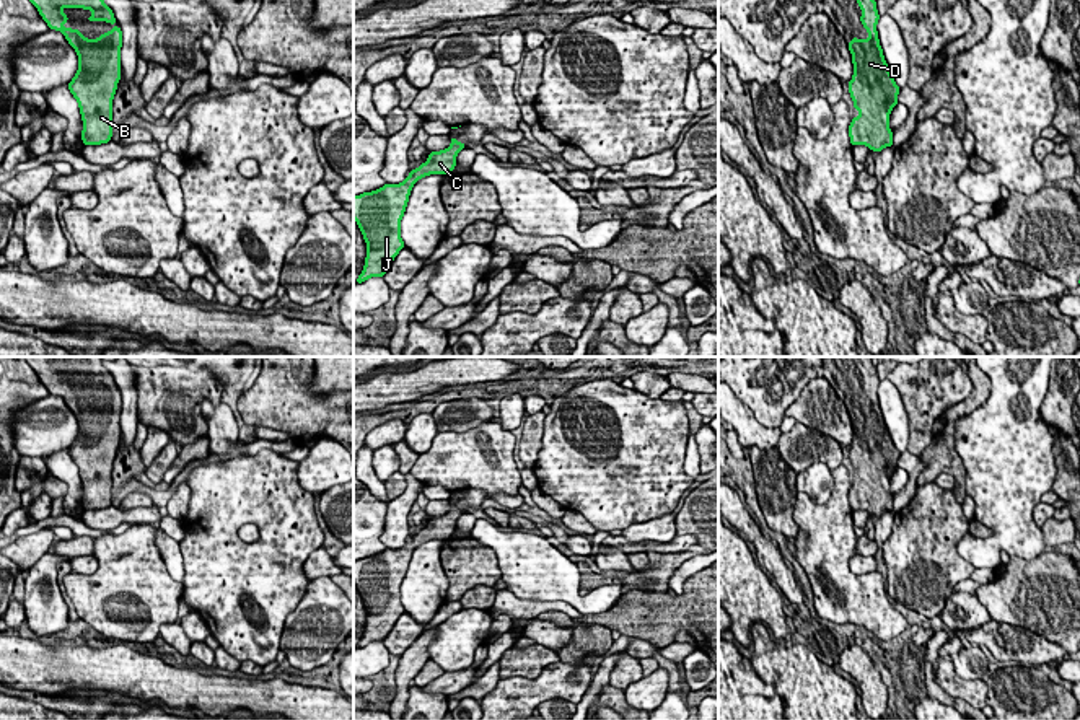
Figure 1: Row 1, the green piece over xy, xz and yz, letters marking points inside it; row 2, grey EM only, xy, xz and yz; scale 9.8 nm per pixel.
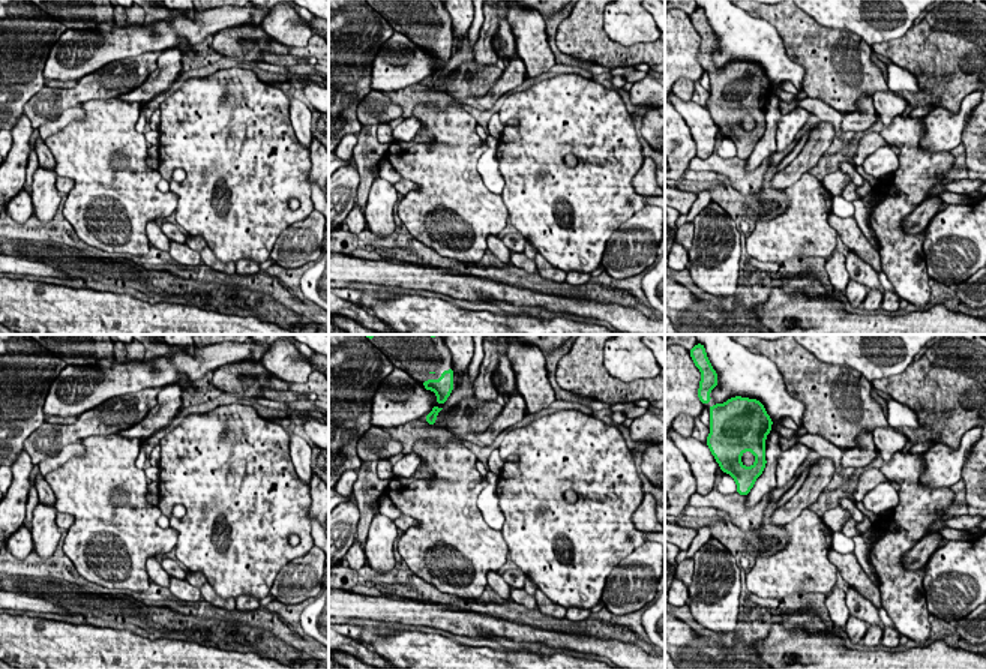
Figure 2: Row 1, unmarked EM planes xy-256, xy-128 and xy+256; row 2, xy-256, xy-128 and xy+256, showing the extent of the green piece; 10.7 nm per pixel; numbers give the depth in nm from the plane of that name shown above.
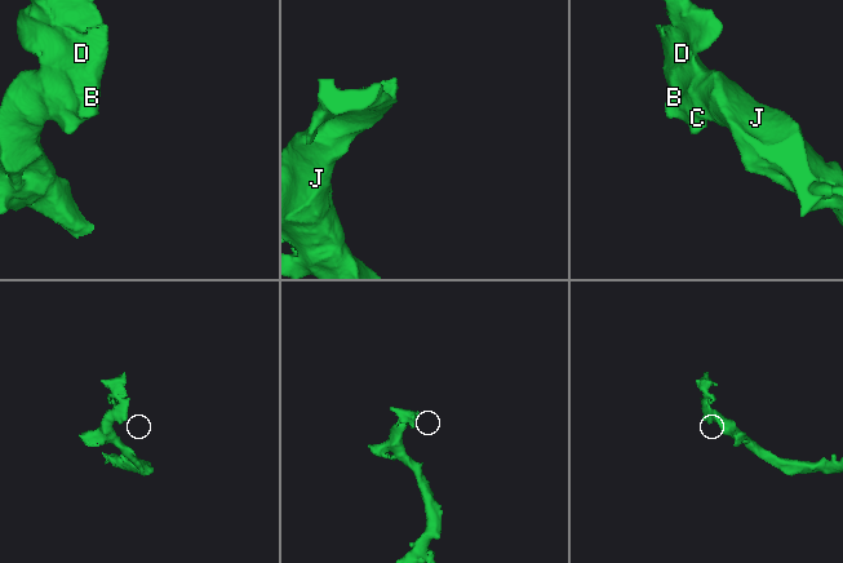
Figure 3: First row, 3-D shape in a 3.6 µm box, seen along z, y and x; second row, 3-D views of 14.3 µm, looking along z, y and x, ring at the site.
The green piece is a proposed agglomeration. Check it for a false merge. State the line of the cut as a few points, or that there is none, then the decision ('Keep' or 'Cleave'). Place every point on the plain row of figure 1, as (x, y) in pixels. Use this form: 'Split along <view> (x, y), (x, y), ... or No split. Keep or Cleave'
No split. Keep

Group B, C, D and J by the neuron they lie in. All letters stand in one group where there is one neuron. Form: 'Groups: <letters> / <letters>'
Groups: B C D J

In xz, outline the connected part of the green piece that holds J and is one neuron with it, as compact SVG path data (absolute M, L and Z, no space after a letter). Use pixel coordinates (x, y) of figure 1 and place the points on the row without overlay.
M450 502L448 513L430 516L425 528L410 534L401 549L384 549L381 554L353 560L353 585L367 608L365 630L357 648L371 642L383 642L404 611L401 585L404 582L412 551L430 539L448 539L456 531L458 518L466 513Z

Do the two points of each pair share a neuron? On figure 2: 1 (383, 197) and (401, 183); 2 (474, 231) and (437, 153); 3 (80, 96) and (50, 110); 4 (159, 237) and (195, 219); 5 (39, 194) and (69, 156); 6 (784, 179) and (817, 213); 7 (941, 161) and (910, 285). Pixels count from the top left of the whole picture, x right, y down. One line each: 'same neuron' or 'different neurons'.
1: different neurons
2: same neuron
3: same neuron
4: different neurons
5: different neurons
6: different neurons
7: same neuron

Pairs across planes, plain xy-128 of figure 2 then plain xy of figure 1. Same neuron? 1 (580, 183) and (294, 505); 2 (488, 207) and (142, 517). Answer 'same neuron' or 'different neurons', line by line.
1: same neuron
2: different neurons

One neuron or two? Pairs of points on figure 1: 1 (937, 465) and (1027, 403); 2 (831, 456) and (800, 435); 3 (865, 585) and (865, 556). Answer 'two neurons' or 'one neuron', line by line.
1: one neuron
2: one neuron
3: two neurons

